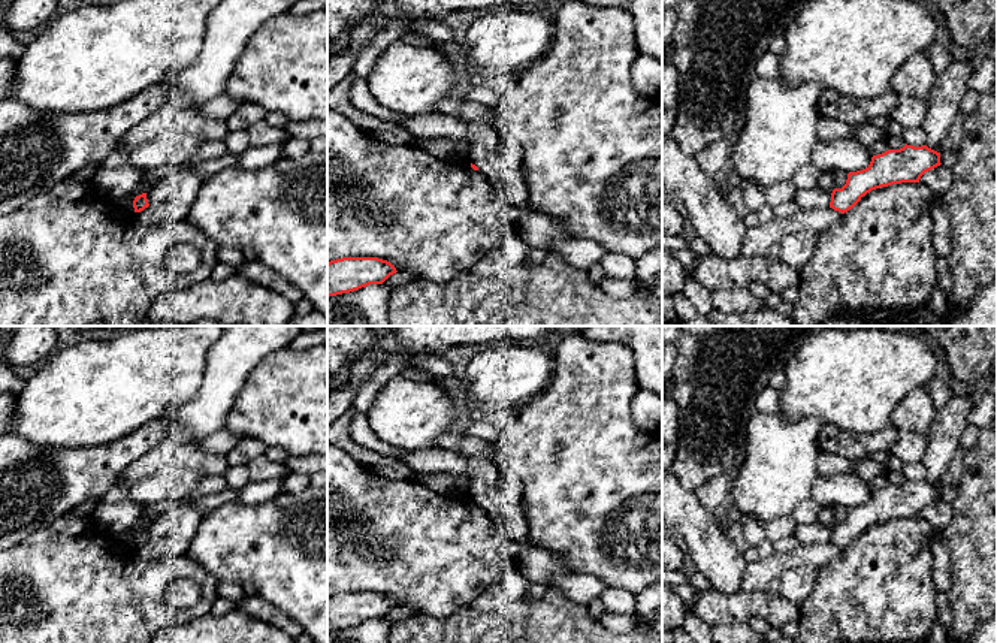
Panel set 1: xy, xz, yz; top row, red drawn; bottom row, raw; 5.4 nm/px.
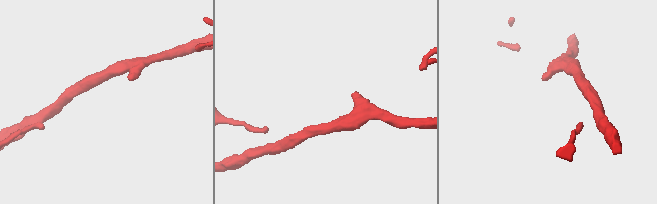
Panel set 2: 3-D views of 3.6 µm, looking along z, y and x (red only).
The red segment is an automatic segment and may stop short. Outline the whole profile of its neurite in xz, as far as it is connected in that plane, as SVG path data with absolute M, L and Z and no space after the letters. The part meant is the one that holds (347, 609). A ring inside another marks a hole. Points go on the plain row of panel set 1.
M342 592L327 598L327 633L383 619L396 603L378 592Z

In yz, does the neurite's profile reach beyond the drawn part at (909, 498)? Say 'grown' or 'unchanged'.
unchanged

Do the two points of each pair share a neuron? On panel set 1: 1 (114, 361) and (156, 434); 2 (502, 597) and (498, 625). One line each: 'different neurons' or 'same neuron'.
1: different neurons
2: different neurons

